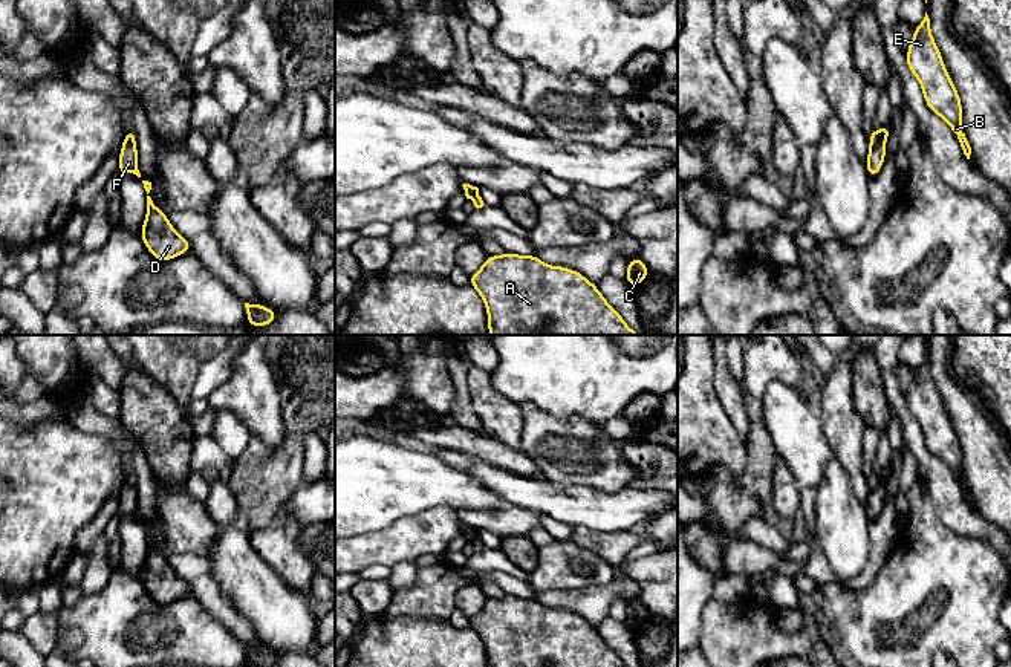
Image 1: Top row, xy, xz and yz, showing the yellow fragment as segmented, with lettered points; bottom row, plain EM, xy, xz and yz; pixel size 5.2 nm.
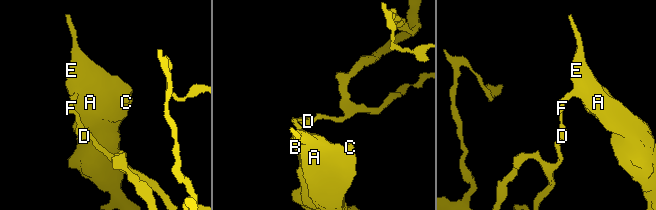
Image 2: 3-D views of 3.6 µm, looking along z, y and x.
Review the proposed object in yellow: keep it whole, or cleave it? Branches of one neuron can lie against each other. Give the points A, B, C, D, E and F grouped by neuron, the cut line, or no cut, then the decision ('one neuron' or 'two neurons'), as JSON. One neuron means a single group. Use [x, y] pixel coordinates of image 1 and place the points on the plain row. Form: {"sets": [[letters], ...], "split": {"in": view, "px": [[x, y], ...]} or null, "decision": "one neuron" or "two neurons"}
{"sets": [["A", "B", "C", "E"], ["D", "F"]], "split": {"in": "yz", "px": [[884, 485], [871, 488]]}, "decision": "two neurons"}

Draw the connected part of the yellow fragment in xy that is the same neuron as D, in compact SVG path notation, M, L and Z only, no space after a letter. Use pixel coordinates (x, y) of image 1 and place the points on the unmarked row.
M147 538L147 558L139 578L150 597L161 604L193 594L191 586L174 572L165 555L153 546L150 538Z

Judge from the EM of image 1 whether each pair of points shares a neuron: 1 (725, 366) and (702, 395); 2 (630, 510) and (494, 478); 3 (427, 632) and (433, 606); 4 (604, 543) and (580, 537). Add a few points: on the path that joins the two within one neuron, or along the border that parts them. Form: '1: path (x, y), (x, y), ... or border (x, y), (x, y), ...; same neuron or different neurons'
1: border (711, 351), (713, 389), (727, 415); different neurons
2: path (597, 510), (568, 505), (528, 493); same neuron
3: border (395, 617), (427, 617), (447, 621); different neurons
4: path (598, 543), (586, 539); same neuron

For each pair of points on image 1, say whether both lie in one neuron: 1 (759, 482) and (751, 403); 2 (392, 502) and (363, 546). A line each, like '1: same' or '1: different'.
1: same
2: different

